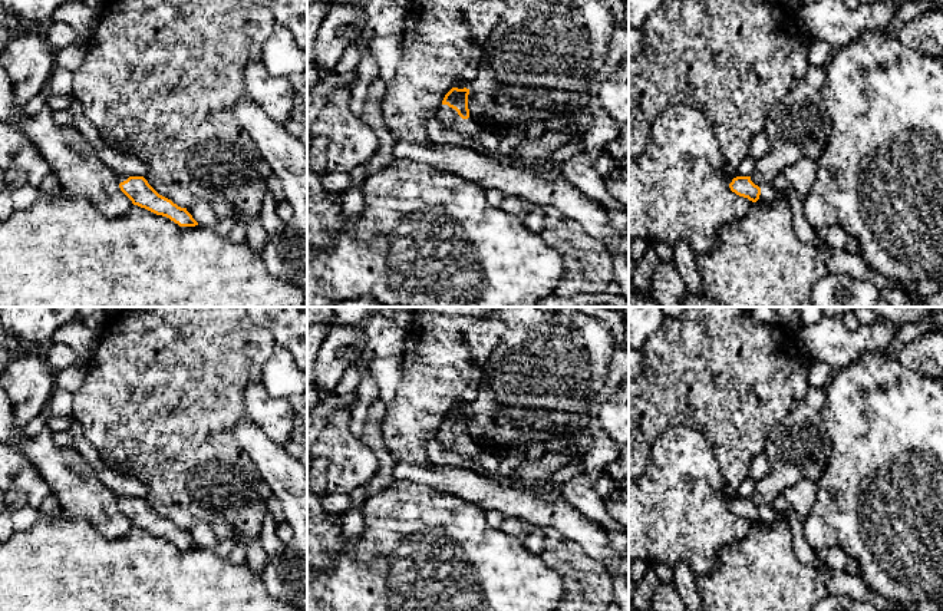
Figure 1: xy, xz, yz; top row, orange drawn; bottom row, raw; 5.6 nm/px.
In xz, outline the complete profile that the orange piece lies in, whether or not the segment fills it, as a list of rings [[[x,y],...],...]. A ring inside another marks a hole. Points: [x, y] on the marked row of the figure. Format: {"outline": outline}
{"outline": [[[452,87],[442,100],[438,110],[438,119],[445,128],[466,135],[475,145],[479,146],[479,152],[487,155],[481,146],[484,143],[482,129],[469,118],[468,95],[469,89],[466,87]]]}

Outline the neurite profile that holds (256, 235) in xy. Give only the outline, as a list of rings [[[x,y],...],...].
[[[260,218],[247,224],[245,228],[245,241],[251,250],[263,250],[266,241],[268,240],[268,234],[260,222]]]

